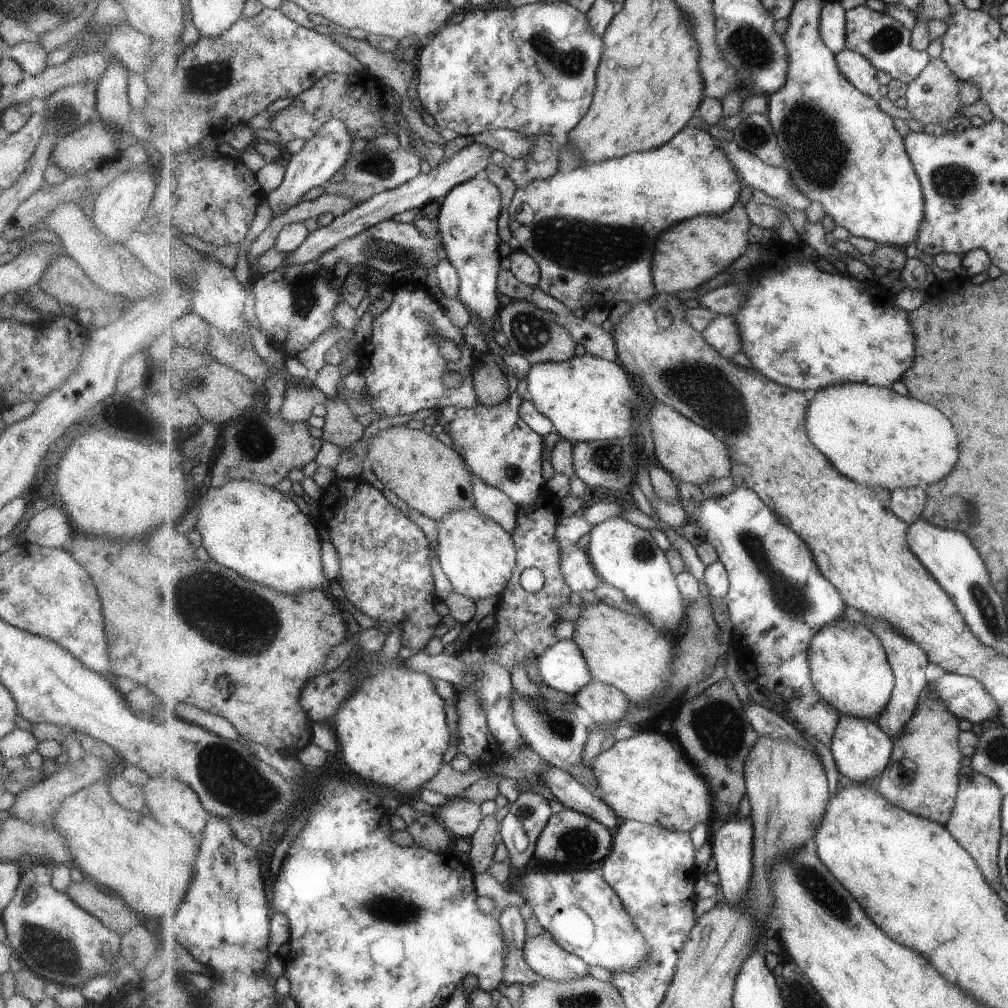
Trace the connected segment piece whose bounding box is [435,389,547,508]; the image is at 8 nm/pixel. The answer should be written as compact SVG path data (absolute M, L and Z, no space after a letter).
M514 390L510 399L499 406L488 407L479 404L474 409L448 406L437 410L435 419L451 440L452 446L467 462L477 479L503 490L517 506L543 501L547 495L547 482L543 478L544 440L520 415L521 398L519 390Z

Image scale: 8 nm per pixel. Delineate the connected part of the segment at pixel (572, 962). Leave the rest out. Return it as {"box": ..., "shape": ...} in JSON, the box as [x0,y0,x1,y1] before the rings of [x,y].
{"box":[523,936,591,983],"shape":[[[552,936],[527,940],[523,956],[541,977],[558,983],[589,975],[591,965],[576,954],[568,953]]]}

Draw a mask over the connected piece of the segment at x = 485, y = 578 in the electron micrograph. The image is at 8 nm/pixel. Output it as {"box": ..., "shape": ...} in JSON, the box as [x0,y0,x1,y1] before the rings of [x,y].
{"box":[438,507,518,600],"shape":[[[476,507],[454,510],[438,524],[438,562],[453,586],[453,591],[473,600],[504,596],[511,582],[518,552],[513,535],[495,519],[482,515]]]}

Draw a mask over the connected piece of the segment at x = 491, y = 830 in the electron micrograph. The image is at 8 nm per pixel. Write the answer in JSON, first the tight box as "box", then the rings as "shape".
{"box":[468,817,501,875],"shape":[[[487,817],[479,830],[468,840],[471,844],[468,863],[477,875],[487,873],[491,864],[494,864],[493,856],[501,841],[500,824],[501,822],[497,824],[494,819]]]}

